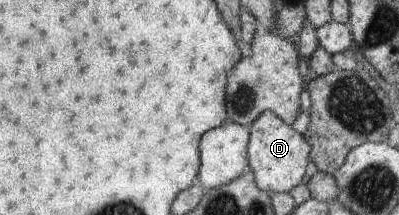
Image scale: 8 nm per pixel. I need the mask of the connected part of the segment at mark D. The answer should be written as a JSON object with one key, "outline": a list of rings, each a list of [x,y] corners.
{"outline":[[[264,112],[256,123],[248,128],[251,134],[249,141],[249,169],[254,174],[255,184],[263,192],[289,193],[300,185],[304,176],[304,166],[310,160],[311,148],[300,134],[284,125],[274,112]]]}

